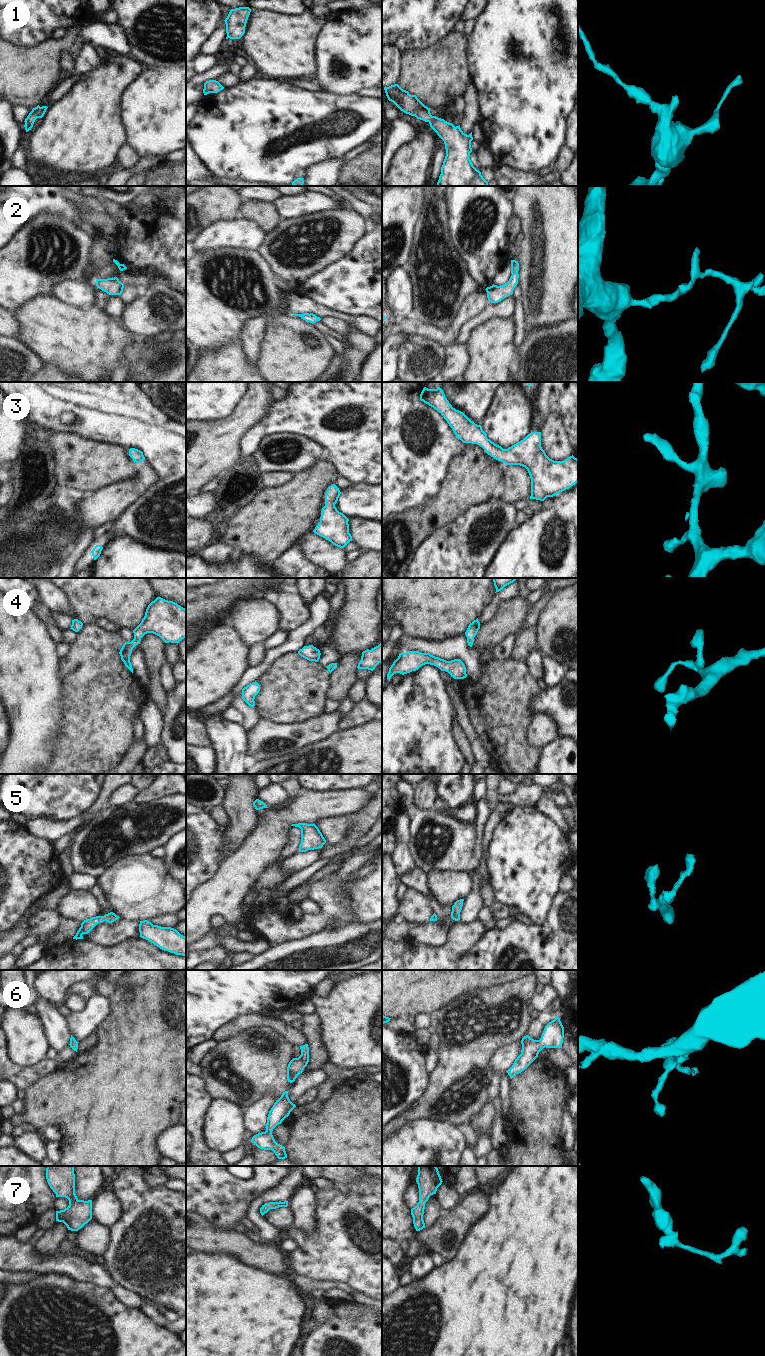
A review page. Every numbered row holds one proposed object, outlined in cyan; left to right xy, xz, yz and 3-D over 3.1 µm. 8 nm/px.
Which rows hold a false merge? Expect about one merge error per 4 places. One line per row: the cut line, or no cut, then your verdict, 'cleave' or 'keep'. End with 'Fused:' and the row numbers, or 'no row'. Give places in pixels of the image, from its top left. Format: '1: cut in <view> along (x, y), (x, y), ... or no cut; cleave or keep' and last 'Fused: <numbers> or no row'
1: no cut; keep
2: no cut; keep
3: no cut; keep
4: no cut; keep
5: no cut; keep
6: no cut; keep
7: no cut; keep
Fused: no row

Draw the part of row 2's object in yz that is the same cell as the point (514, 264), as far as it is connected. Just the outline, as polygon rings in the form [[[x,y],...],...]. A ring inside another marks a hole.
[[[511,260],[511,277],[507,283],[504,285],[492,285],[487,287],[485,290],[487,292],[487,298],[491,303],[498,303],[502,299],[513,294],[513,290],[518,284],[519,278],[519,263],[516,260]]]

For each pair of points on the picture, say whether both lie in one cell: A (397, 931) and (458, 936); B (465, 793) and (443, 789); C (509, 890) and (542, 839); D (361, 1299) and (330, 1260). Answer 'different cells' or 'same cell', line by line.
A: different cells
B: same cell
C: same cell
D: different cells

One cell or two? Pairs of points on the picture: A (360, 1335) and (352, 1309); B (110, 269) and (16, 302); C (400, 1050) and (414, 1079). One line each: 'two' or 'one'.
A: two
B: one
C: one

